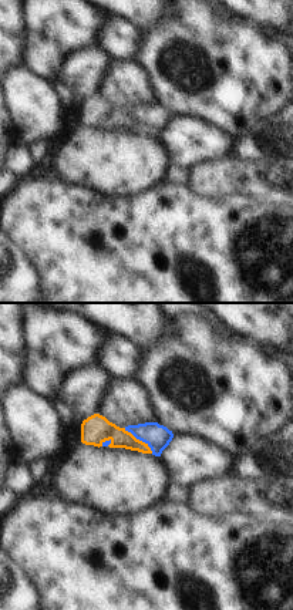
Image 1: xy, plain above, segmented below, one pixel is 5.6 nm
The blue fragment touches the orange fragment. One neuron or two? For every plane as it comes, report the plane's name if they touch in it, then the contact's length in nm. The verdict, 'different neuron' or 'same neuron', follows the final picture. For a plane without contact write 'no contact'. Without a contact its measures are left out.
contact in xy; length 220 nm

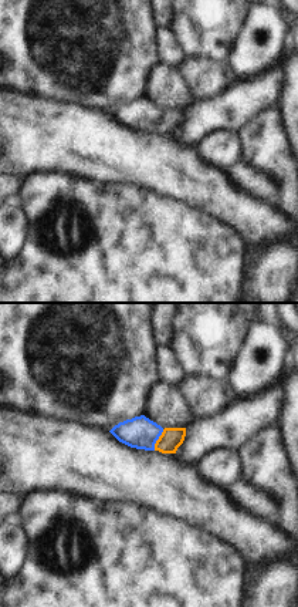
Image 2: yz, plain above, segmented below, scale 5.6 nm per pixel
contact in yz; length 130 nm

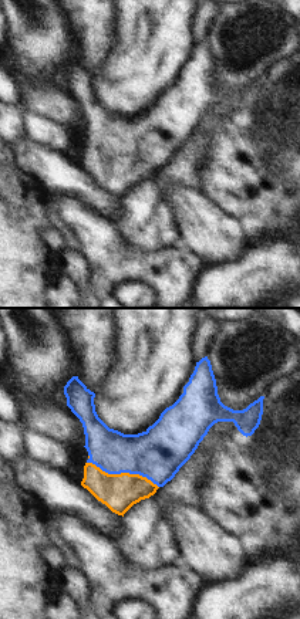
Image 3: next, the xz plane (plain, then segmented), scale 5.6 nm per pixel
contact in xz; length 440 nm

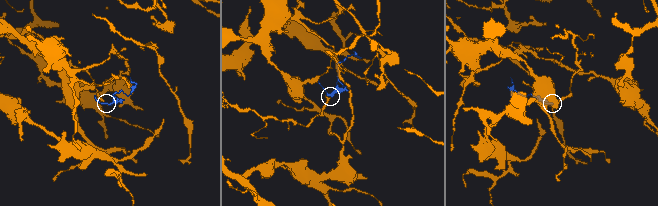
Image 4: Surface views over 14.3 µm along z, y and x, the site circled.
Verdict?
same neuron

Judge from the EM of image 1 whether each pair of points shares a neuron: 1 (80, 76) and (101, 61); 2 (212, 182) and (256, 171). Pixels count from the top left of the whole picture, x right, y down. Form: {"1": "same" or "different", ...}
{"1": "same", "2": "same"}

